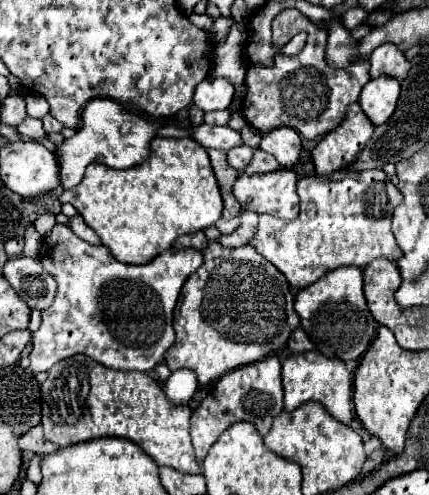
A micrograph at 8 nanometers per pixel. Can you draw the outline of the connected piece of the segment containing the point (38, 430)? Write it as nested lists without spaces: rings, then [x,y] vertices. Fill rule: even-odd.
[[[35,426],[35,428],[31,428],[25,436],[21,436],[21,438],[19,438],[19,448],[21,448],[21,450],[27,450],[27,452],[33,452],[33,454],[41,454],[41,456],[53,454],[53,452],[59,450],[53,442],[45,440],[41,426]]]

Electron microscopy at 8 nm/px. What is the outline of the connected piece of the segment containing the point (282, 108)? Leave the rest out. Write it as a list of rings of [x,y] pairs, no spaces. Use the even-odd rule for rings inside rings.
[[[283,10],[273,20],[273,46],[287,44],[299,32],[307,32],[309,38],[297,56],[275,54],[273,66],[251,66],[247,70],[243,116],[261,134],[279,126],[289,126],[313,140],[335,130],[349,104],[359,100],[359,92],[369,80],[369,64],[367,60],[355,60],[355,64],[347,68],[331,68],[331,64],[325,62],[325,30],[319,30],[297,10]]]

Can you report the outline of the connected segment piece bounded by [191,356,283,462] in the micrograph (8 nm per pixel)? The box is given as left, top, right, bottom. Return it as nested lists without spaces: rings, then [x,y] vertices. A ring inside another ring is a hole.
[[[267,356],[255,364],[249,364],[249,366],[243,366],[243,368],[237,368],[237,370],[231,370],[227,374],[223,374],[219,378],[219,382],[215,384],[215,390],[199,404],[199,408],[193,412],[191,416],[191,438],[193,438],[193,448],[195,448],[195,454],[197,454],[197,462],[203,462],[209,448],[215,444],[217,436],[223,434],[223,430],[229,428],[229,424],[235,424],[235,422],[251,422],[255,424],[257,432],[261,436],[267,436],[267,432],[271,430],[271,424],[273,424],[273,418],[279,416],[283,412],[283,384],[281,384],[281,362],[277,356]]]

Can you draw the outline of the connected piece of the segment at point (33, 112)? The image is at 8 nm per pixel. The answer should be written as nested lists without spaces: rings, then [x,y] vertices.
[[[25,94],[23,96],[25,104],[27,104],[27,114],[33,118],[43,118],[45,114],[49,114],[49,104],[43,96],[39,94]]]

